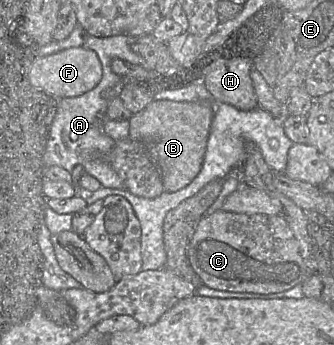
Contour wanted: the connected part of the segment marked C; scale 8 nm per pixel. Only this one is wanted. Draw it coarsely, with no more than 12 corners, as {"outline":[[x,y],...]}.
{"outline":[[221,209],[186,255],[204,286],[279,293],[312,275],[282,214]]}

